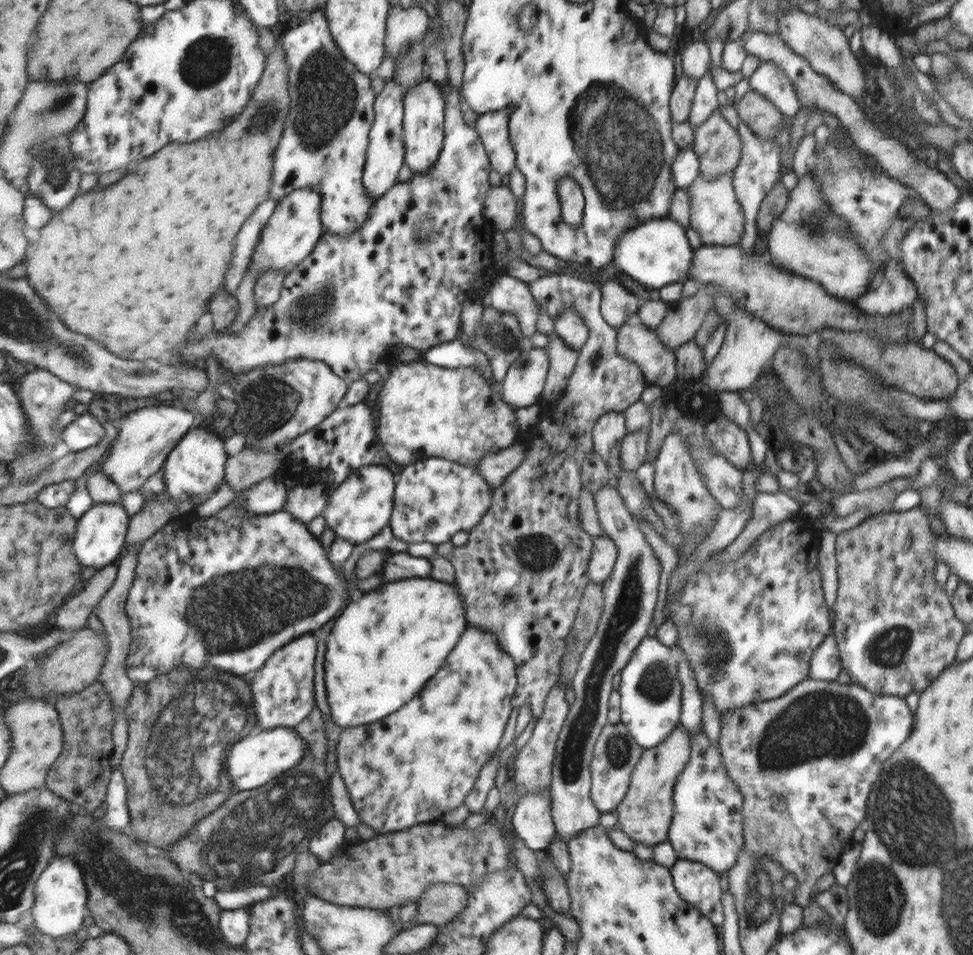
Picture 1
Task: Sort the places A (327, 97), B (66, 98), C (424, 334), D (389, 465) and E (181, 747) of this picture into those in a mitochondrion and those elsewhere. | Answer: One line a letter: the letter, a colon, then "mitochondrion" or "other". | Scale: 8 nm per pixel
A: mitochondrion
B: mitochondrion
C: other
D: other
E: mitochondrion

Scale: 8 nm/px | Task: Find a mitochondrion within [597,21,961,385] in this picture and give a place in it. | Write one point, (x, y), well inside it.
(815, 224)

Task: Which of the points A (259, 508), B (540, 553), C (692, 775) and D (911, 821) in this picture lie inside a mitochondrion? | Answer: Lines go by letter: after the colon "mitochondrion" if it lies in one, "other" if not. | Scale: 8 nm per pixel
A: other
B: mitochondrion
C: other
D: mitochondrion

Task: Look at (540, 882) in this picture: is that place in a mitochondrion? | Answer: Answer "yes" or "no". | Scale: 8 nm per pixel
no

